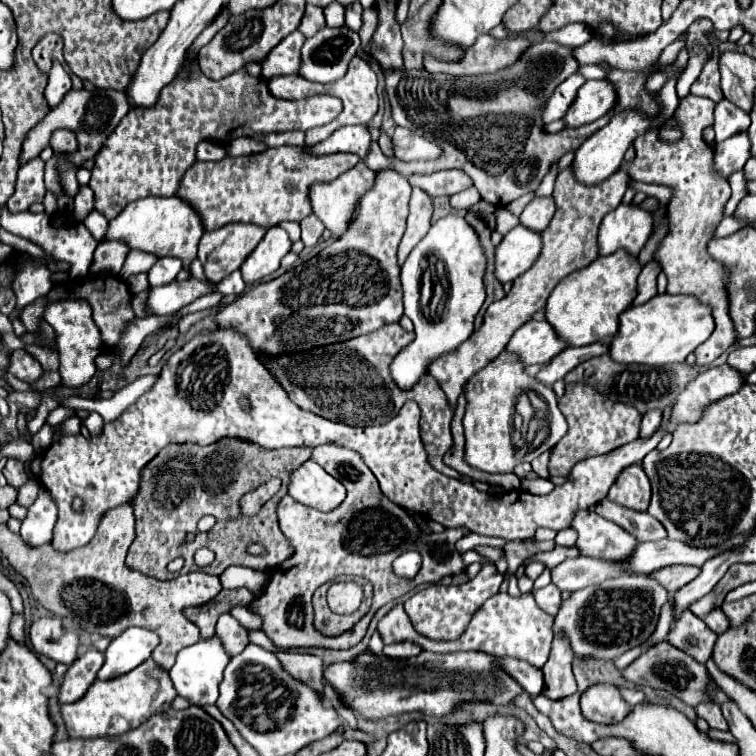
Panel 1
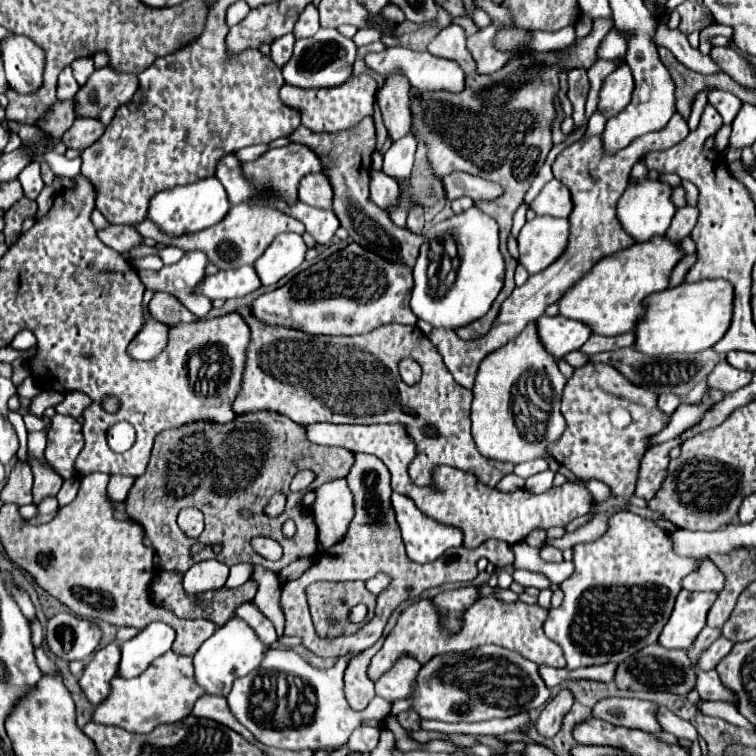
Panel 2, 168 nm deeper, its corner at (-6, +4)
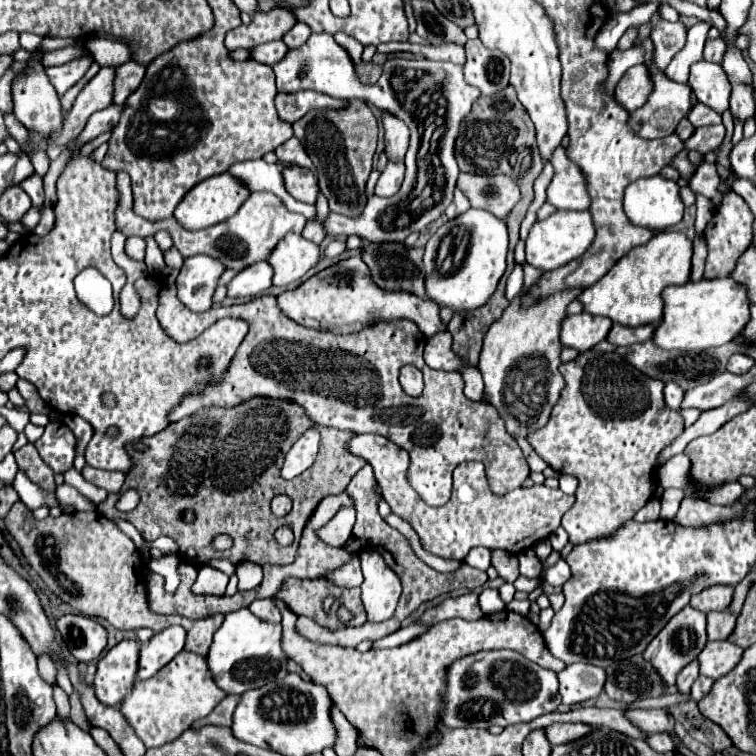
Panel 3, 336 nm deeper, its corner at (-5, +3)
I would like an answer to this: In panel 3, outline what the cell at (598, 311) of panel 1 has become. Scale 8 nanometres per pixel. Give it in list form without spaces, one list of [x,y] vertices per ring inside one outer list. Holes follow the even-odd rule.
[[[662,231],[654,235],[648,243],[632,249],[628,255],[624,255],[598,283],[584,289],[578,295],[578,301],[584,305],[584,311],[592,315],[602,315],[612,319],[612,323],[626,325],[626,327],[638,327],[648,323],[658,323],[662,319],[662,289],[668,285],[684,285],[690,277],[690,257],[692,257],[692,243],[686,239],[684,233],[674,231]]]

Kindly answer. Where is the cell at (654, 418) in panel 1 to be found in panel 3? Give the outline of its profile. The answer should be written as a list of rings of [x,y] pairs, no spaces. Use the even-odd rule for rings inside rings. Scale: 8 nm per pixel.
[[[666,383],[666,387],[664,387],[664,401],[666,401],[666,405],[670,409],[680,409],[682,397],[684,397],[684,391],[676,383]]]

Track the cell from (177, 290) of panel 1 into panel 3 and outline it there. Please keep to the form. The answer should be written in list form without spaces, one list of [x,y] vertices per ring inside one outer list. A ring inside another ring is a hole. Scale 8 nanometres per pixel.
[[[266,261],[254,263],[240,271],[228,285],[228,297],[254,297],[272,285],[272,267]]]

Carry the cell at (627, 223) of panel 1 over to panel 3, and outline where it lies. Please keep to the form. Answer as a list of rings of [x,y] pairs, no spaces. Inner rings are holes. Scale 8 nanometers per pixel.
[[[654,175],[654,177],[638,179],[638,181],[630,183],[624,191],[624,213],[634,225],[650,229],[654,233],[660,233],[660,231],[676,225],[684,213],[684,205],[682,205],[676,181]]]

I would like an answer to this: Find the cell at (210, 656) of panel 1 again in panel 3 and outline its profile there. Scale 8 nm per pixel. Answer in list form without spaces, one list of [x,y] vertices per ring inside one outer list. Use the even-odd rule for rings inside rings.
[[[248,609],[228,613],[222,627],[216,631],[206,655],[214,683],[228,695],[240,695],[248,689],[254,689],[256,685],[264,685],[276,677],[284,677],[284,673],[288,671],[288,657],[280,647],[280,633],[280,623],[258,621],[258,617],[252,617],[252,613],[248,613]]]

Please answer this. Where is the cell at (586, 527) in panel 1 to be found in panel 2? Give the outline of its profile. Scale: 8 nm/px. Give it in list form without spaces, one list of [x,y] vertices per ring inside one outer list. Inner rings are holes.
[[[619,512],[617,516],[609,518],[609,528],[601,538],[573,546],[575,572],[569,580],[559,584],[559,588],[565,592],[565,600],[557,610],[549,610],[543,630],[549,640],[557,642],[563,648],[569,670],[607,662],[619,664],[637,650],[657,642],[665,620],[669,620],[675,598],[681,592],[681,580],[689,572],[695,572],[701,562],[703,558],[677,554],[673,550],[671,534],[655,522],[645,520],[633,512]]]

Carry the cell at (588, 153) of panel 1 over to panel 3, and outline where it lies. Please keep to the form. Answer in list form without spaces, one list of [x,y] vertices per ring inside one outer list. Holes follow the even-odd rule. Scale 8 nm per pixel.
[[[636,37],[634,39],[634,47],[642,45],[644,49],[644,65],[648,67],[648,73],[650,73],[650,79],[652,79],[652,93],[648,97],[648,101],[630,113],[630,119],[628,119],[628,127],[640,135],[642,139],[658,139],[658,137],[666,137],[670,133],[674,133],[676,125],[680,123],[680,119],[684,115],[688,115],[690,111],[690,85],[682,85],[682,83],[676,83],[672,81],[664,71],[656,69],[652,57],[654,57],[654,45],[652,45],[652,39],[646,37],[646,39],[640,39]]]

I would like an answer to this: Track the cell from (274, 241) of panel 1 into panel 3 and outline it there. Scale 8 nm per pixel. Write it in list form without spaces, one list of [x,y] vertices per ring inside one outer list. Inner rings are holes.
[[[288,233],[270,253],[268,263],[274,269],[272,285],[286,287],[288,283],[300,279],[310,267],[316,265],[320,257],[320,247],[302,235]]]

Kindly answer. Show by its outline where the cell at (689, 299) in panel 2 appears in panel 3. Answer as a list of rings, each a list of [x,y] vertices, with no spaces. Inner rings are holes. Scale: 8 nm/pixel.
[[[702,279],[688,281],[686,285],[666,287],[662,293],[664,315],[656,327],[652,341],[660,349],[678,349],[678,351],[700,351],[710,347],[720,347],[730,343],[748,323],[750,309],[746,287],[734,279]]]

